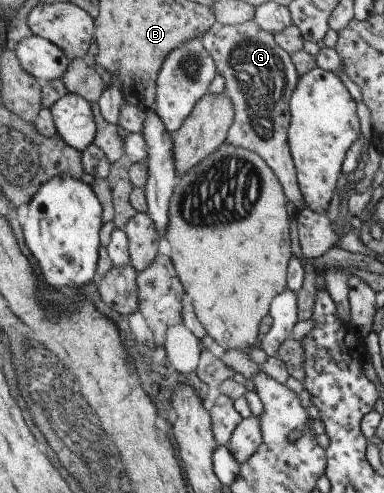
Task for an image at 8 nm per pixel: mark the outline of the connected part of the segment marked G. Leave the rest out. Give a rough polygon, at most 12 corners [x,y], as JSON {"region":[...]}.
{"region":[[255,20],[201,40],[236,105],[226,143],[257,152],[298,211],[288,136],[301,78]]}

